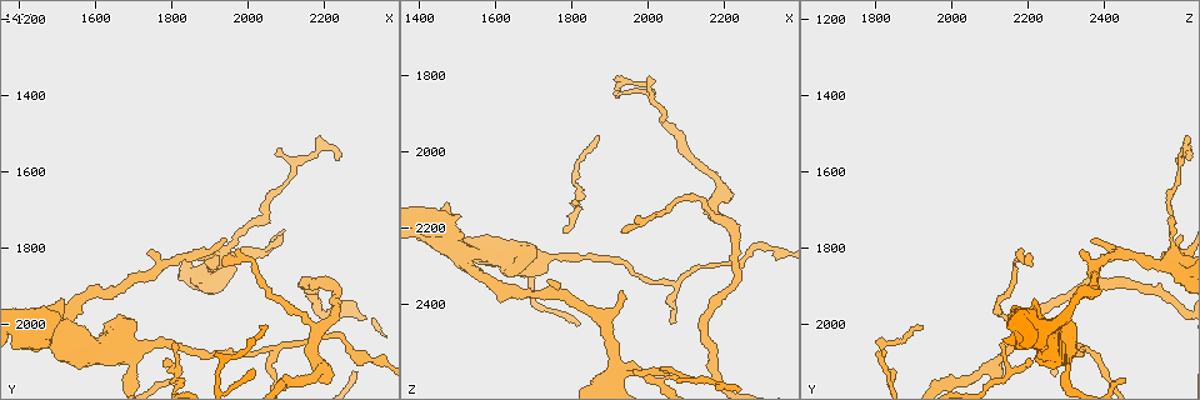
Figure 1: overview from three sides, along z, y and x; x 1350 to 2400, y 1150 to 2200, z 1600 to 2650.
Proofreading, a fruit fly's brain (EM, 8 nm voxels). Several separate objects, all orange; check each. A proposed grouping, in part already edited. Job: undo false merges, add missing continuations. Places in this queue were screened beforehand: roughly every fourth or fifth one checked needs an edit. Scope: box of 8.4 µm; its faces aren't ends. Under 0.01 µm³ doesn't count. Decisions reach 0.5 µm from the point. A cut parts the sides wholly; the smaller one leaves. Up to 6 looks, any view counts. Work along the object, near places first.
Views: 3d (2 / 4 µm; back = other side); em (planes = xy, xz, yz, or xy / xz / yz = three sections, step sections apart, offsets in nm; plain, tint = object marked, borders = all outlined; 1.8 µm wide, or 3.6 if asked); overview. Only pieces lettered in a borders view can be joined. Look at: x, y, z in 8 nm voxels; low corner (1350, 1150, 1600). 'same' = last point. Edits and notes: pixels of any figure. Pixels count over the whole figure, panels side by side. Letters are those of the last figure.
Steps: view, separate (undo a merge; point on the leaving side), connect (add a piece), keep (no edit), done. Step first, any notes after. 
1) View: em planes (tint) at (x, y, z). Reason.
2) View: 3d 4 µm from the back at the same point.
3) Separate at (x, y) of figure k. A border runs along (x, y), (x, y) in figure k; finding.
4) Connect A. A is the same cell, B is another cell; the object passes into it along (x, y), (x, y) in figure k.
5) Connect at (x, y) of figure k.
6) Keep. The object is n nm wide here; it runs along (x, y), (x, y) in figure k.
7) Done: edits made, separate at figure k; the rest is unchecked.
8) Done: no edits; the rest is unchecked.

View: em planes (tint) at (1920, 1845, 2555). Two arms at a narrow angle.

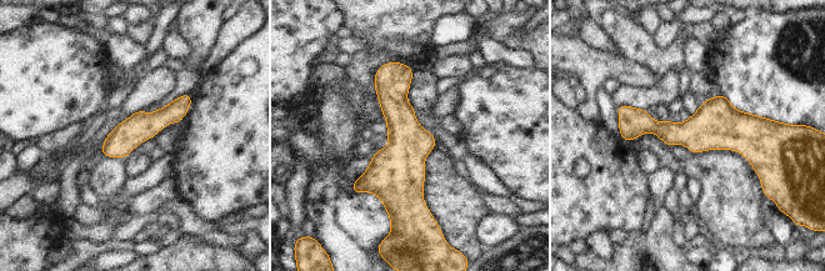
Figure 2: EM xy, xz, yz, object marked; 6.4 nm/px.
View: em planes (borders) at the same point.

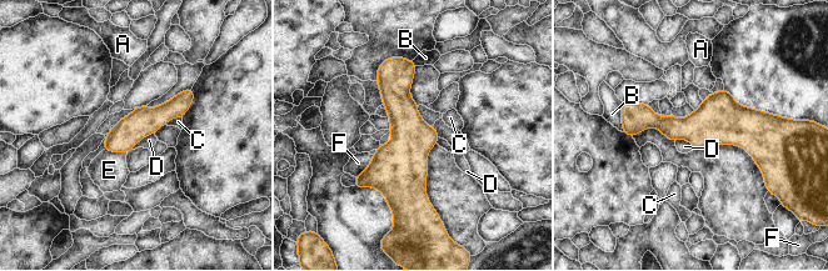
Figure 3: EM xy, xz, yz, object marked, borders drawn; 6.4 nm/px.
Keep. A, B, C, D, E and F are other cells; it runs along (392, 60), (407, 125), (407, 206) in figure 3; continuous, no second neuron.

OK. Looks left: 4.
View: em 3.6 µm planes (tint) at (1480, 2015, 2245). Four or more arms meet.

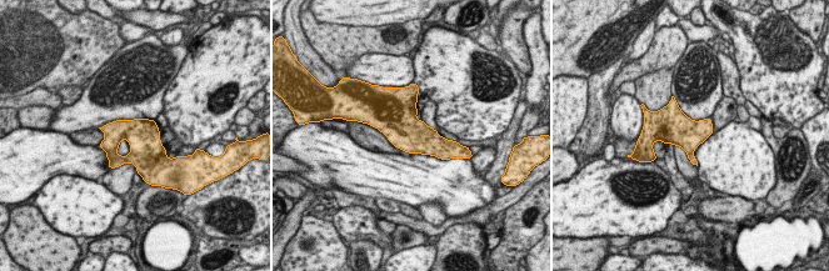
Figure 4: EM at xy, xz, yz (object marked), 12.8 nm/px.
View: em 3.6 µm planes (borders) at the same point.

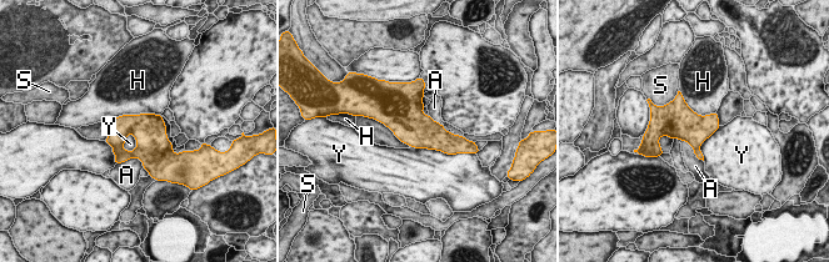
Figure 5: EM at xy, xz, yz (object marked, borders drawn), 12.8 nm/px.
Keep. A, H, S and Y are other cells; a border runs along (131, 132), (124, 142), (126, 151) in figure 5; all the same neuron.

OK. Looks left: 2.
View: em planes (borders) at (2035, 2010, 1920). Tapers out.

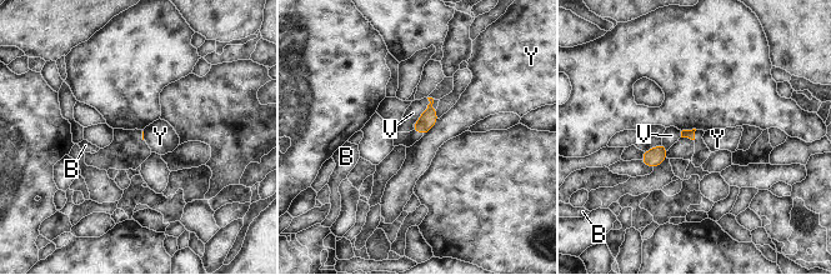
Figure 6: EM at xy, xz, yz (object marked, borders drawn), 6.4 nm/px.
Keep. B, V and Y are other cells; a border runs along (439, 119), (422, 136) in figure 6; no lettered piece goes on from it.

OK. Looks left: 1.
Done: no edits; the rest is unchecked.

